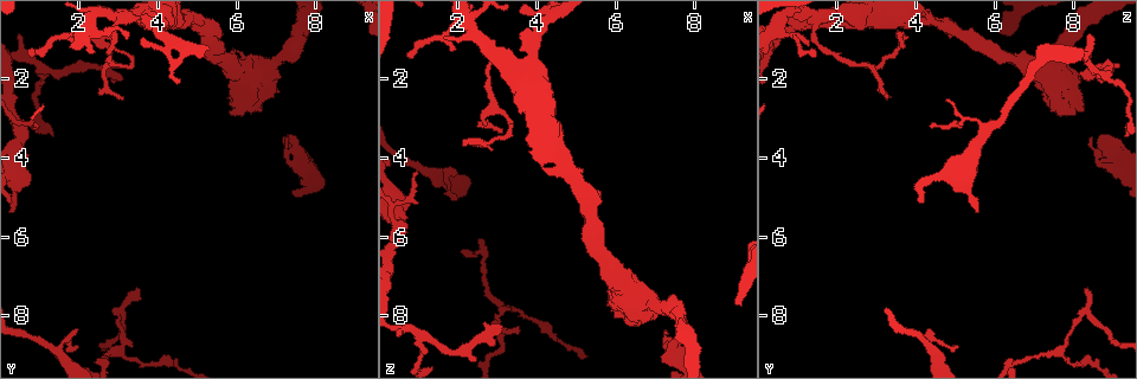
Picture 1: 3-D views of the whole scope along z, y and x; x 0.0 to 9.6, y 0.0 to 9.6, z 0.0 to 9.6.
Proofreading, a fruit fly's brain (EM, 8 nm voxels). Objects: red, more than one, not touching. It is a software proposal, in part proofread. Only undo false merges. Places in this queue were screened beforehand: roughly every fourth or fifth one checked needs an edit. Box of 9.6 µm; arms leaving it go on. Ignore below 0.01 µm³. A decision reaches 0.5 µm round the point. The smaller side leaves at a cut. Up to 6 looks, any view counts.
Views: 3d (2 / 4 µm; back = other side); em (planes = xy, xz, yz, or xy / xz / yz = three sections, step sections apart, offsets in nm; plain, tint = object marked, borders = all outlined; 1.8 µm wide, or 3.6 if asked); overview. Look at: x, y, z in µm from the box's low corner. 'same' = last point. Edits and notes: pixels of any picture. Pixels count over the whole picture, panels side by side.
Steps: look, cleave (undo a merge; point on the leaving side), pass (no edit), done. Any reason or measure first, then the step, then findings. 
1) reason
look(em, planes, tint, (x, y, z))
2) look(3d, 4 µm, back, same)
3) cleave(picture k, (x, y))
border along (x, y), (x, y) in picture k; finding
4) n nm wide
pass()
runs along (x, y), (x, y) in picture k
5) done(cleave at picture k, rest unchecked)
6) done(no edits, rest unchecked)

branch point
look(3d, 2 µm, (1.10, 1.75, 8.45))

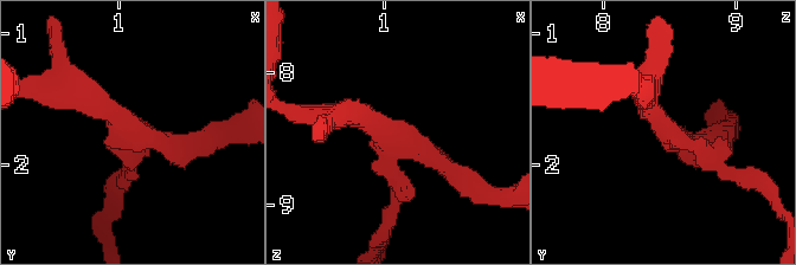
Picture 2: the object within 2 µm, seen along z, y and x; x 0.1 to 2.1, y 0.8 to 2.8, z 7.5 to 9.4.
shape alone is not enough
look(em, planes, tint, (1.12, 1.80, 8.52))

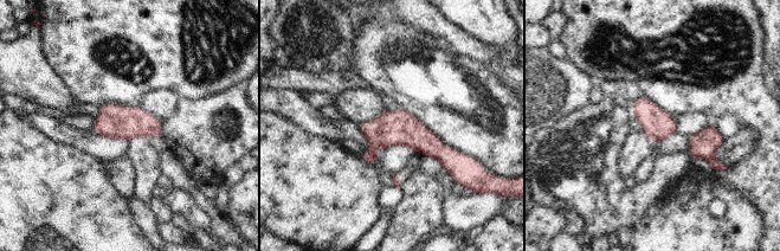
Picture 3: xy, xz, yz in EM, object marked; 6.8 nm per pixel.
pass()
runs along (361, 127), (407, 129), (452, 162) in picture 3; all the same cell

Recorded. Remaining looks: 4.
abrupt turn
look(em, xz, step 8, tint, (3.00, 7.95, 8.35))

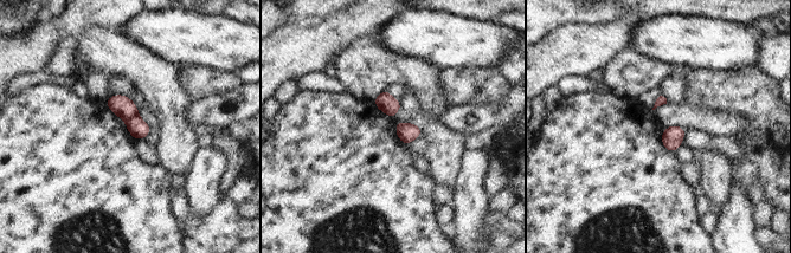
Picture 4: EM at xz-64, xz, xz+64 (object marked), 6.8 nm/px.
140 nm wide
cleave(picture 4, (137, 128))
border along (136, 114), (124, 121) in picture 4; two cells meet here

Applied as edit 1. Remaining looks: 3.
look(em, planes, tint, (6.25, 2.25, 7.60))

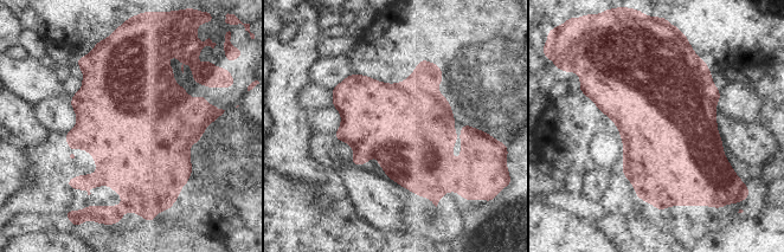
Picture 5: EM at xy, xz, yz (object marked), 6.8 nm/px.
600 nm wide
pass()
all the same cell

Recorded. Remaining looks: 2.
done(cleave at picture 4, rest unchecked)

